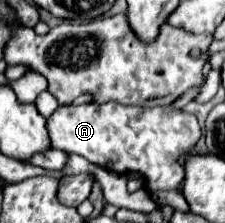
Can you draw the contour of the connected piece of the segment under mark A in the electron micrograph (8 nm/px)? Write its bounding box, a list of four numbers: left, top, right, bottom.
[47,103,201,191]

